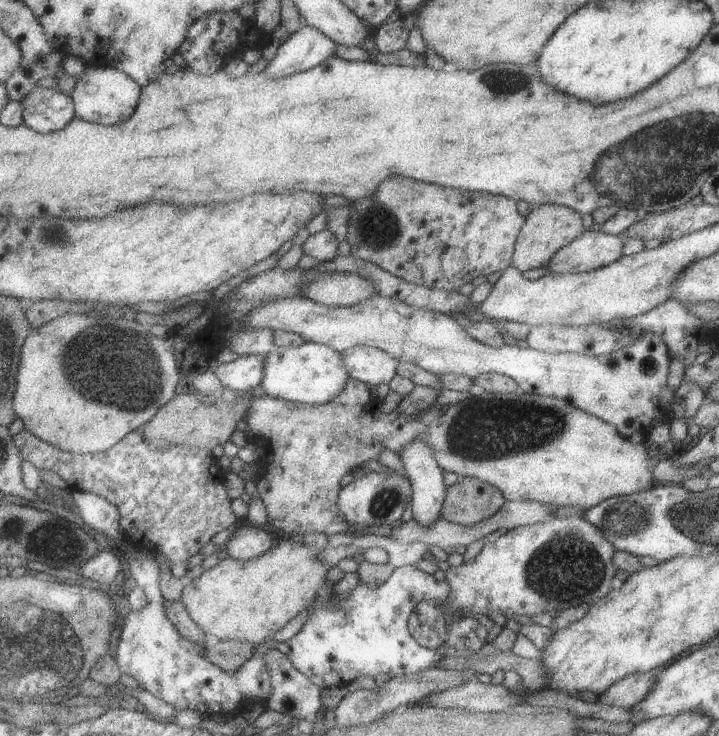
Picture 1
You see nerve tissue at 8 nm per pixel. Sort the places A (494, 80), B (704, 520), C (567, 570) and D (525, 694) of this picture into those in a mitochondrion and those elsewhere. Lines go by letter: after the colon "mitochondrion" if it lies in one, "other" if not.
A: mitochondrion
B: mitochondrion
C: mitochondrion
D: other

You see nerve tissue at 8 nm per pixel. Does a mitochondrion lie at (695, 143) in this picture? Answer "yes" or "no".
yes

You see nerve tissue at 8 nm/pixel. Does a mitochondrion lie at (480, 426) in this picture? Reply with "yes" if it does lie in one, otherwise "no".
yes

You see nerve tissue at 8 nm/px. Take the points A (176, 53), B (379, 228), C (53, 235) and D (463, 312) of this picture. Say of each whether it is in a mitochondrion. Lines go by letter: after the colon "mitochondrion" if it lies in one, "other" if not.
A: other
B: mitochondrion
C: mitochondrion
D: other

